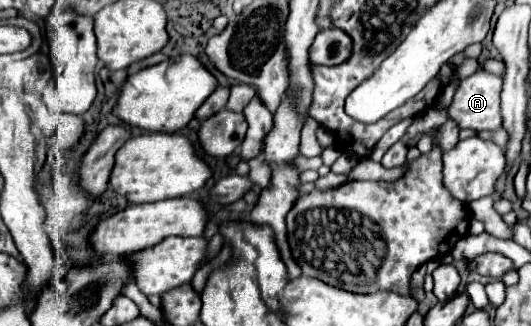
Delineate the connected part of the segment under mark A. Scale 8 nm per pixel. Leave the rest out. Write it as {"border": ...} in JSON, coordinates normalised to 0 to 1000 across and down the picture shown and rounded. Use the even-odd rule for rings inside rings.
{"border":[[[900,212],[863,261],[844,328],[844,359],[859,371],[866,396],[930,402],[945,377],[942,279],[945,242],[911,212]]]}

